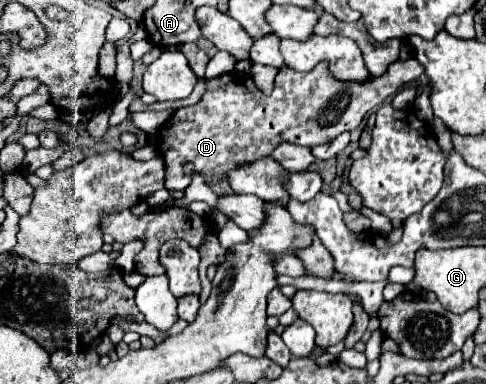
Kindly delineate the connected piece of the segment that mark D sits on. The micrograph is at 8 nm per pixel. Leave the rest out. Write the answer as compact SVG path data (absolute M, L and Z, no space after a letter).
M410 57L408 61L392 63L390 71L386 71L382 79L372 77L370 83L338 83L334 77L330 77L326 63L322 63L322 67L314 67L314 71L310 73L298 73L290 67L284 67L276 75L276 85L270 95L256 91L254 81L250 79L248 73L234 71L228 75L220 75L216 79L208 79L202 99L192 107L182 107L174 111L168 123L164 123L156 133L156 149L162 155L166 167L166 189L184 191L190 185L192 177L184 171L186 163L192 163L192 171L198 175L226 179L232 169L268 157L284 141L294 145L304 145L308 149L330 143L340 133L354 131L370 111L380 107L390 95L394 95L398 89L402 89L422 73L424 67L414 57Z

